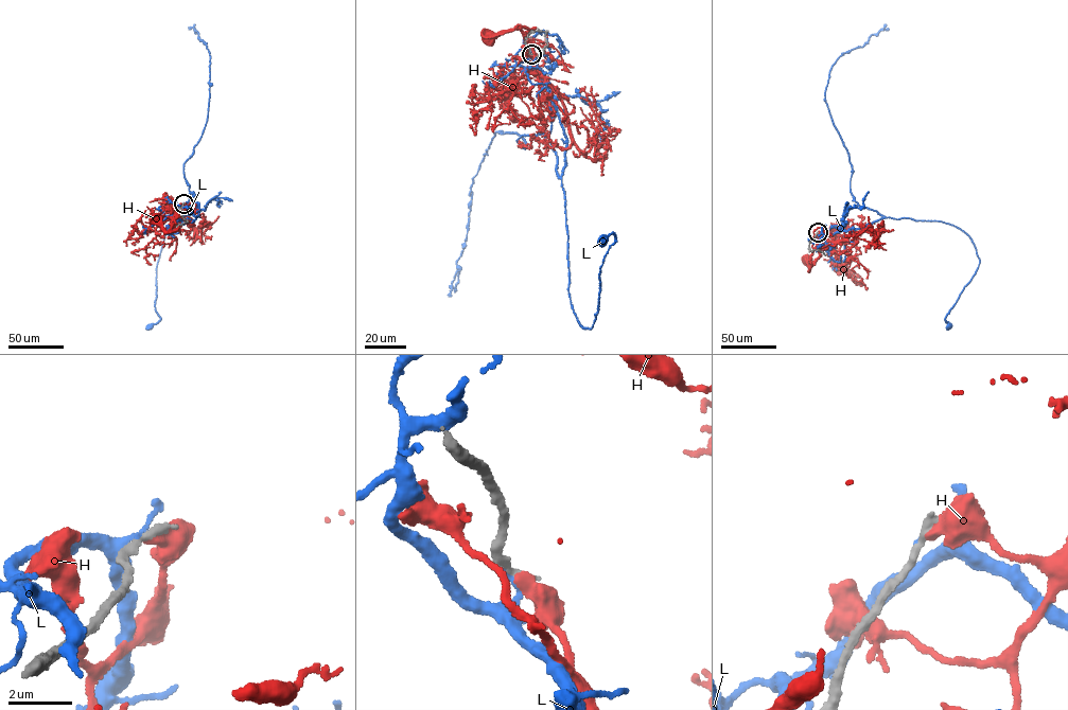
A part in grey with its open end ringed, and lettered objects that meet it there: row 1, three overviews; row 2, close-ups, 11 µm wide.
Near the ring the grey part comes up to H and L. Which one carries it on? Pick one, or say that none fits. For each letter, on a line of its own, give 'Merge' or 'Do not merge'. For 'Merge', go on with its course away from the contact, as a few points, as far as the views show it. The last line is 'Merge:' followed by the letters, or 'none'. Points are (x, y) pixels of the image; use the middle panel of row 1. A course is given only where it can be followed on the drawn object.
H: Do not merge
L: Do not merge
Merge: none

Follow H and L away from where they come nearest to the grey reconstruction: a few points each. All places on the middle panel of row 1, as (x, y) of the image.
H: (530, 54), (534, 60), (526, 55), (527, 48), (519, 28), (497, 32), (490, 38)
L: (530, 53), (565, 139), (568, 291), (578, 322), (590, 329), (600, 268), (615, 237), (602, 240)

